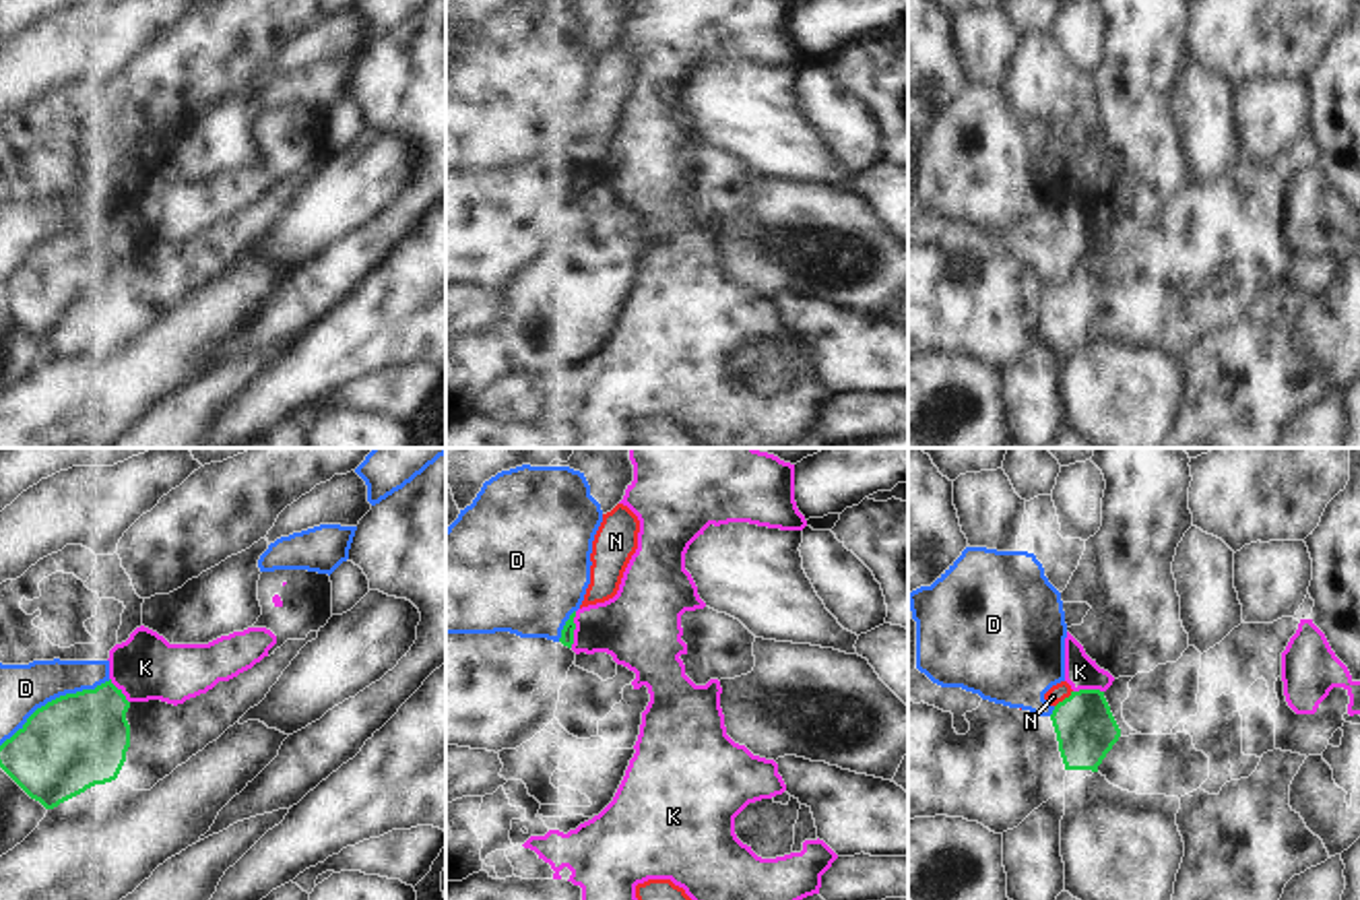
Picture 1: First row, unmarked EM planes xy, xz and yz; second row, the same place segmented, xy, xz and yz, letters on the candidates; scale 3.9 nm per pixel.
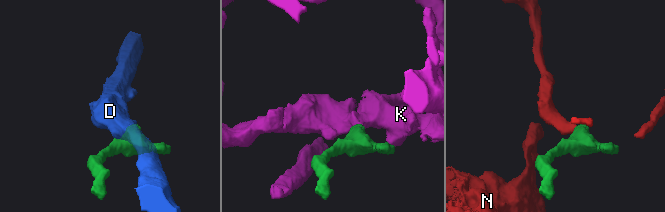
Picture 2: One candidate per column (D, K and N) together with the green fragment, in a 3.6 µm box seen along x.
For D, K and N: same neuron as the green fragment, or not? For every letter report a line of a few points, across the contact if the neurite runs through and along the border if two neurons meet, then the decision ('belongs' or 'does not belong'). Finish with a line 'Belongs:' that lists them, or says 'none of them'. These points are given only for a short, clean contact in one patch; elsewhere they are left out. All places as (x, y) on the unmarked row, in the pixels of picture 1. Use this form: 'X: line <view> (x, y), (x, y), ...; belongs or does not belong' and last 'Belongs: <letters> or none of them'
D: does not belong
K: line xz (576, 149), (574, 180), (570, 184); does not belong
N: line yz (1086, 267), (1065, 236), (1059, 230); belongs
Belongs: N

